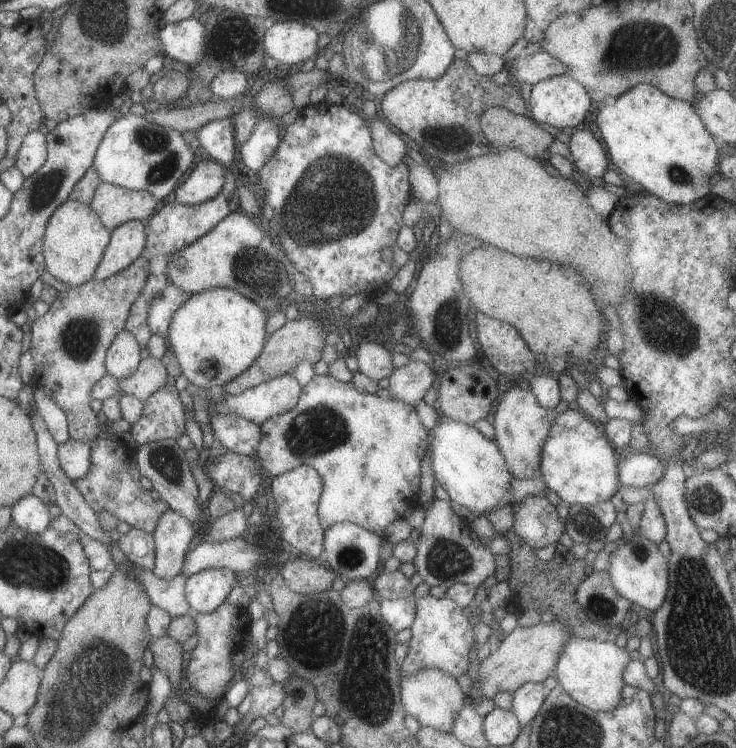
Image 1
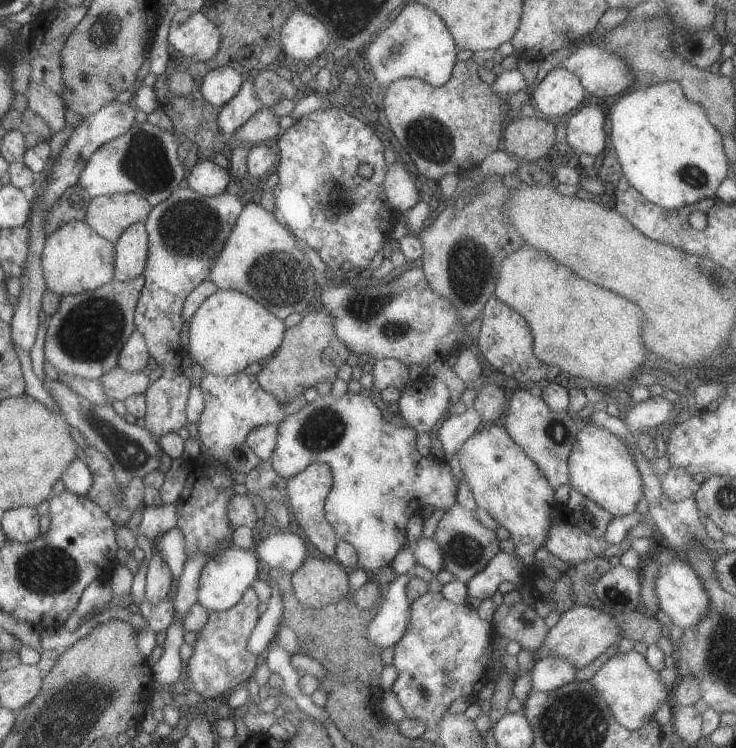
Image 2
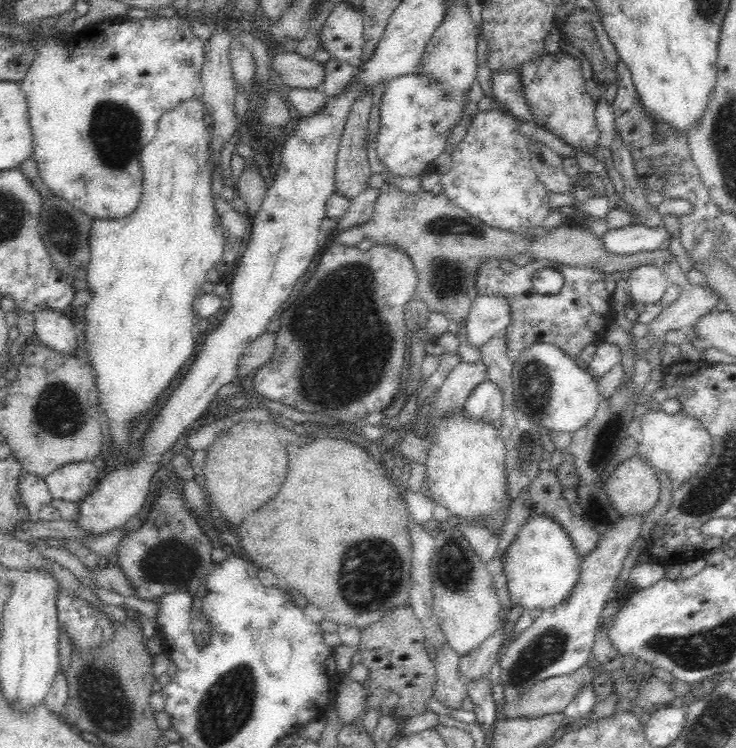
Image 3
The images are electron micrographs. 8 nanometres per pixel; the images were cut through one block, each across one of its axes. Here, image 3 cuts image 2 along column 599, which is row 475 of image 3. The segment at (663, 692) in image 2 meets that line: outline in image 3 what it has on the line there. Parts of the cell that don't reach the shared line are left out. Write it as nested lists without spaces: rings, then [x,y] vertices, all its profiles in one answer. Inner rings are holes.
[[[646,411],[641,418],[641,441],[638,451],[643,452],[649,464],[662,470],[672,483],[672,490],[680,488],[684,482],[692,480],[702,468],[708,464],[713,452],[713,444],[709,432],[702,423],[692,416],[676,412],[674,416],[659,411]]]

